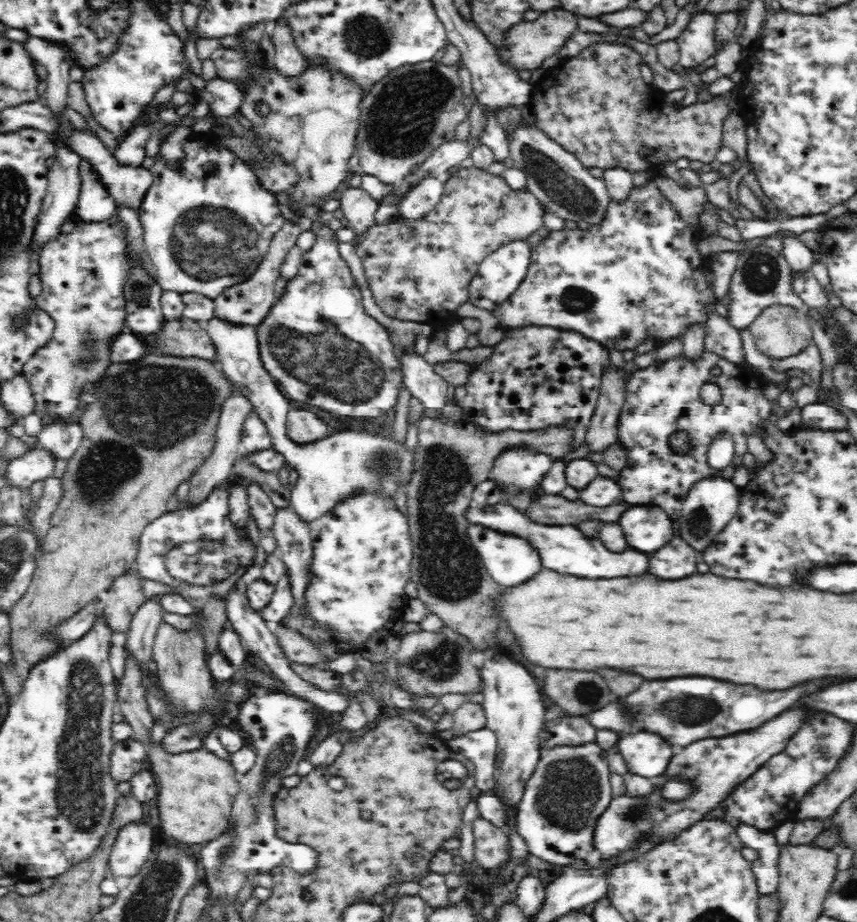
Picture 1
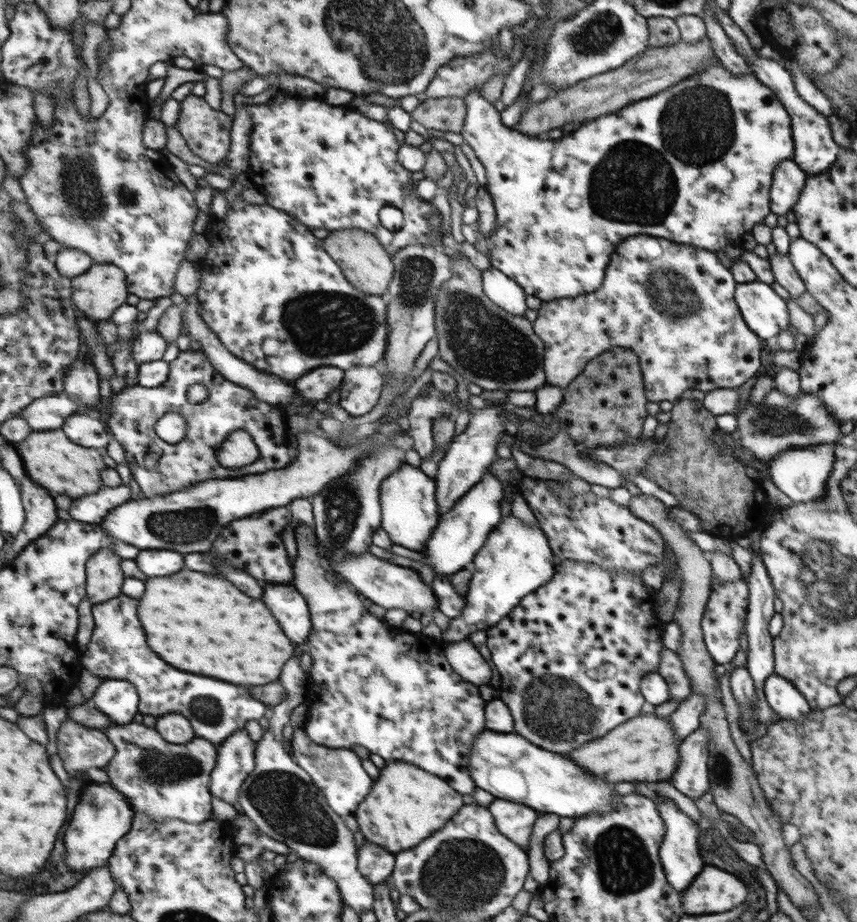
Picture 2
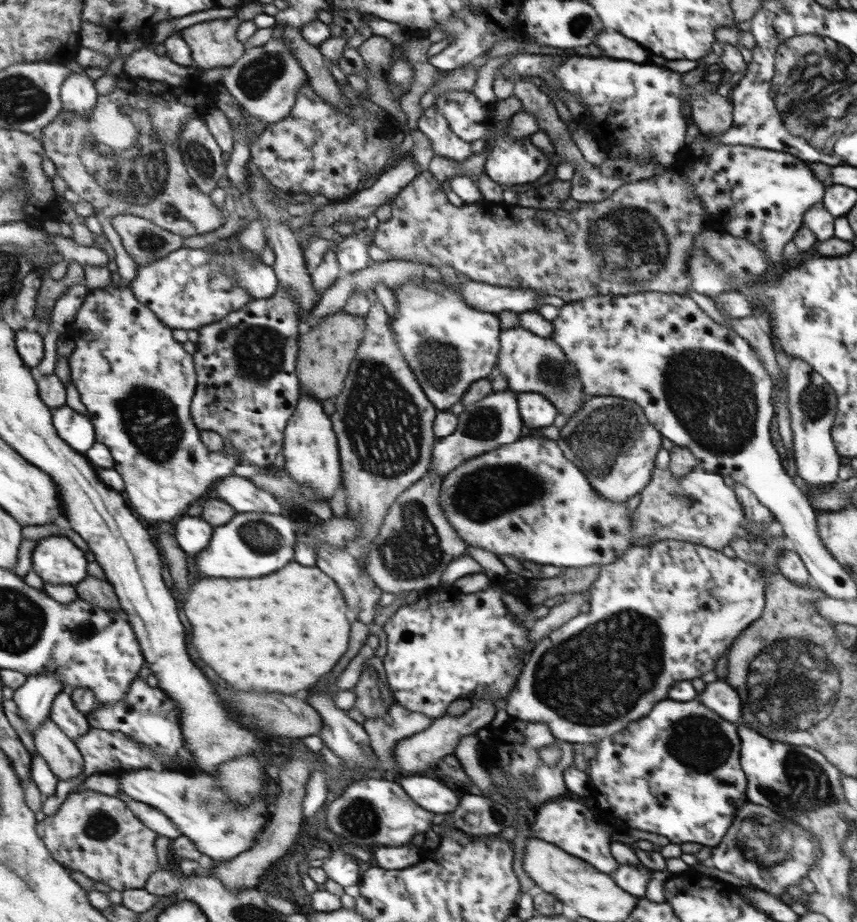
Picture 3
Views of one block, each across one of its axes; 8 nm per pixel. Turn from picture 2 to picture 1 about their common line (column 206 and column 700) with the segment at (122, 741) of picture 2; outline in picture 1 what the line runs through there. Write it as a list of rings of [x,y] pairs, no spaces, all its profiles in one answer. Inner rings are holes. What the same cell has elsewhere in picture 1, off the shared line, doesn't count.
[[[791,707],[763,725],[750,731],[740,731],[718,738],[695,740],[681,747],[668,761],[660,775],[660,786],[672,780],[689,784],[689,793],[683,799],[664,797],[663,787],[654,787],[645,795],[613,796],[604,812],[597,817],[593,829],[592,847],[595,859],[612,863],[622,859],[625,853],[636,851],[641,845],[660,845],[676,841],[677,836],[688,831],[690,826],[701,822],[706,814],[723,804],[728,796],[748,777],[756,772],[771,756],[784,750],[785,744],[808,716],[810,710]]]

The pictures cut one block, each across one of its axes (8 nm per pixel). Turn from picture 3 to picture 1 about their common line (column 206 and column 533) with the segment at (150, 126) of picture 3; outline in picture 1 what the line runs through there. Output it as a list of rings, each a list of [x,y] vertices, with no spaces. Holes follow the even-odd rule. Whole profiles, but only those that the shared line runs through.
[[[600,40],[593,42],[592,44],[586,45],[576,56],[563,59],[555,67],[546,70],[543,78],[540,79],[536,84],[532,86],[531,91],[533,92],[528,106],[530,108],[530,113],[533,115],[533,122],[538,125],[538,127],[551,138],[552,141],[556,141],[560,146],[564,147],[568,152],[576,155],[576,158],[586,167],[586,168],[603,168],[603,170],[608,170],[608,168],[625,168],[628,172],[632,174],[651,174],[652,170],[658,170],[658,168],[664,168],[664,164],[668,162],[676,162],[678,158],[688,158],[691,160],[699,160],[704,164],[714,164],[716,163],[716,153],[722,147],[723,142],[723,124],[724,120],[731,115],[732,112],[738,111],[738,103],[731,102],[728,96],[724,95],[712,95],[710,100],[706,102],[692,102],[688,106],[678,106],[678,103],[672,101],[670,104],[662,104],[656,96],[656,88],[652,86],[652,83],[644,82],[642,74],[640,74],[640,66],[643,64],[642,55],[632,45],[624,43],[622,40],[618,41],[607,41]],[[470,166],[470,168],[459,168],[456,172],[449,174],[448,180],[443,183],[444,192],[442,193],[440,202],[430,211],[424,218],[420,220],[400,219],[392,221],[390,224],[374,225],[372,228],[366,230],[366,234],[360,240],[360,246],[356,248],[355,252],[361,258],[364,274],[368,281],[368,286],[372,291],[376,304],[382,309],[384,314],[389,317],[394,317],[402,321],[418,321],[418,322],[433,322],[436,316],[448,318],[448,314],[460,306],[462,303],[468,302],[468,287],[471,283],[472,277],[476,274],[478,265],[497,248],[514,241],[526,241],[534,232],[538,232],[540,228],[544,228],[544,216],[546,216],[546,209],[540,199],[536,198],[532,192],[528,191],[528,187],[520,188],[520,190],[513,190],[508,186],[502,174],[494,175],[490,170]]]

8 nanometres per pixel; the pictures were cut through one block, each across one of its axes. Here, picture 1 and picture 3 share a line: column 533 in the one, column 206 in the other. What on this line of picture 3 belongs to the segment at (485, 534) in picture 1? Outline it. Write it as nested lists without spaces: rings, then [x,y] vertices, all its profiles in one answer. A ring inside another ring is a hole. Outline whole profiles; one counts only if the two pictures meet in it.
[[[265,512],[238,513],[231,522],[216,527],[213,544],[195,555],[191,564],[199,576],[213,578],[261,578],[287,566],[297,548],[296,522],[279,514]]]

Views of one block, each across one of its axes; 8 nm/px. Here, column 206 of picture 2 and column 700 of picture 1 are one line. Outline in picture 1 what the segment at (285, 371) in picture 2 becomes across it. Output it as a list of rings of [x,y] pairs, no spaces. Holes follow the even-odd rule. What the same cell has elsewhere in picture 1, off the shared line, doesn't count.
[[[647,182],[642,188],[633,187],[630,198],[624,202],[611,200],[611,208],[608,210],[607,218],[602,224],[591,226],[590,229],[568,229],[563,228],[558,231],[551,231],[549,236],[540,240],[540,242],[531,248],[530,264],[526,269],[524,278],[519,282],[515,291],[508,296],[504,302],[501,302],[491,313],[503,324],[504,328],[524,328],[524,327],[552,327],[562,331],[573,331],[580,335],[594,339],[607,350],[633,351],[635,354],[642,354],[656,350],[665,343],[679,338],[682,339],[684,329],[693,322],[702,323],[705,321],[705,306],[710,303],[715,307],[716,296],[714,291],[710,292],[708,287],[708,272],[702,266],[704,257],[698,251],[696,243],[705,235],[697,229],[690,228],[677,215],[677,212],[670,206],[668,199],[661,194],[659,188],[653,182]]]

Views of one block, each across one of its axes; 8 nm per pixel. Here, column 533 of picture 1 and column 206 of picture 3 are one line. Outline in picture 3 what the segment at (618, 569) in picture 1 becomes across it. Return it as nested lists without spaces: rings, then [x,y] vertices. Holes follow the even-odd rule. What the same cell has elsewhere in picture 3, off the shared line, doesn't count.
[[[185,514],[174,522],[173,526],[175,538],[190,560],[195,560],[195,555],[205,551],[205,548],[209,547],[209,542],[212,542],[211,536],[215,527],[203,516]]]

